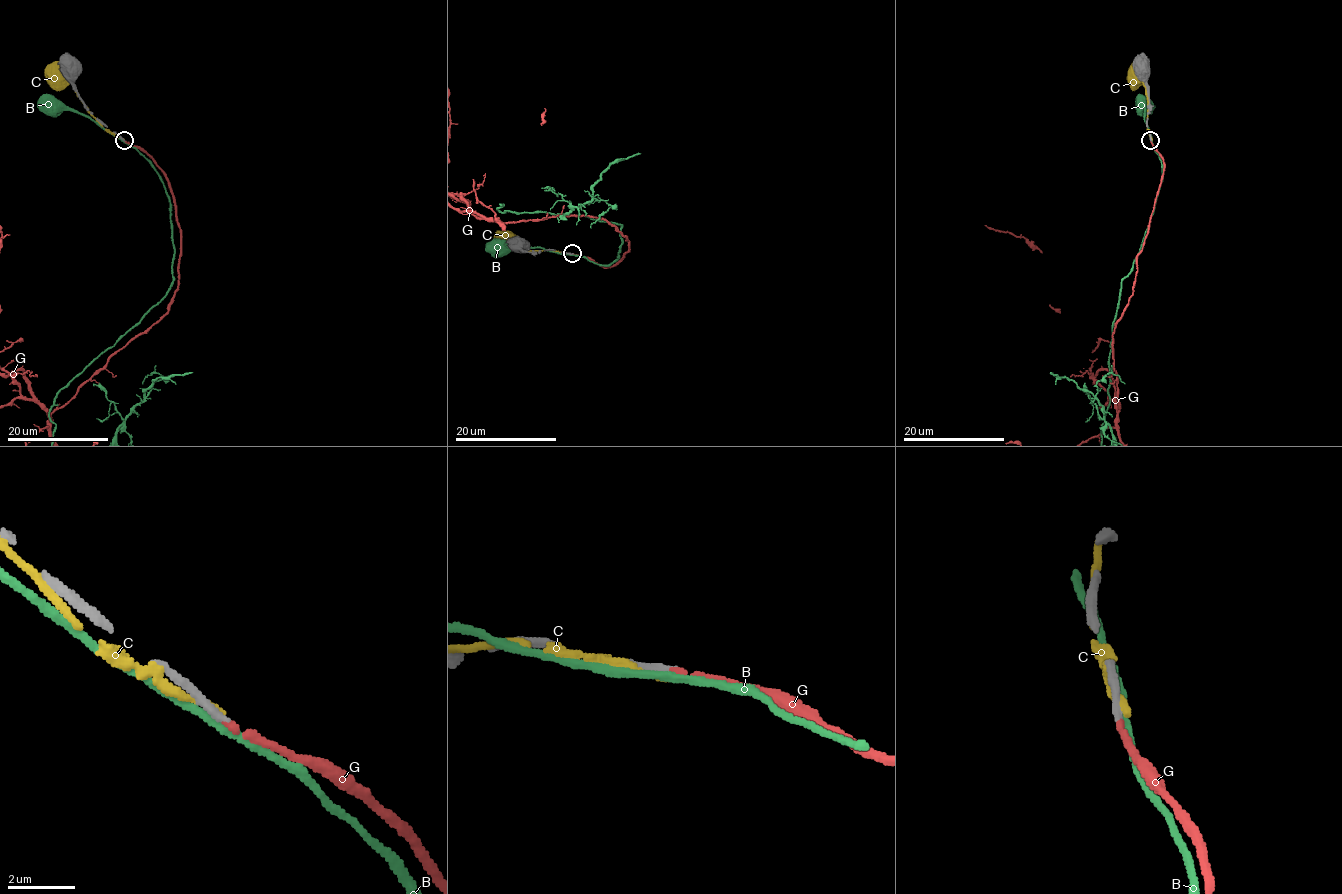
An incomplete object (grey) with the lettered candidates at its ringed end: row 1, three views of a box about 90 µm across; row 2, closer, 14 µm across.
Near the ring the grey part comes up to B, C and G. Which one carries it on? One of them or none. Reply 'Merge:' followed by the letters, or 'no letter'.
Merge: G

